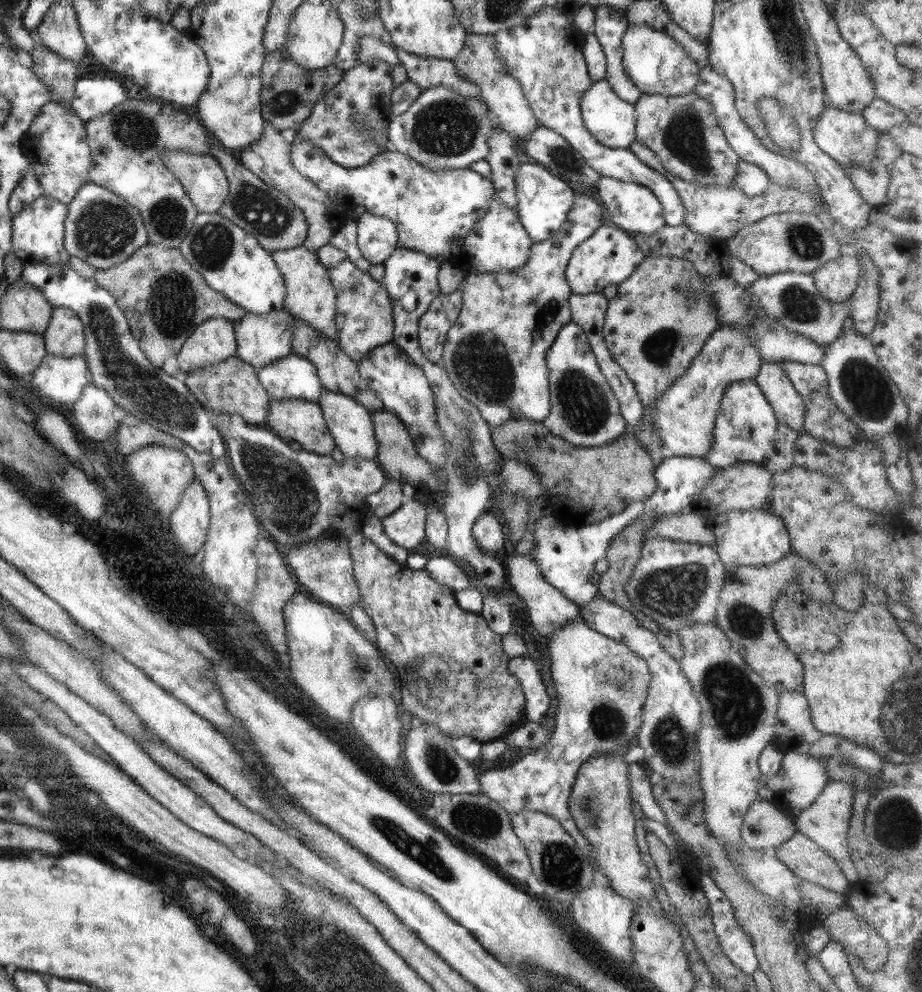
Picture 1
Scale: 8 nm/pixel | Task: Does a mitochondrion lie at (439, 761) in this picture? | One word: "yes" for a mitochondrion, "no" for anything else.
yes

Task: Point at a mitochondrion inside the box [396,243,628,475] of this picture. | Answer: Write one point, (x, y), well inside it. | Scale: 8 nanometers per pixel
(480, 358)

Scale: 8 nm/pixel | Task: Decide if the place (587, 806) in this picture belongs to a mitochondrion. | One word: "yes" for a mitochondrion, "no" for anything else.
yes

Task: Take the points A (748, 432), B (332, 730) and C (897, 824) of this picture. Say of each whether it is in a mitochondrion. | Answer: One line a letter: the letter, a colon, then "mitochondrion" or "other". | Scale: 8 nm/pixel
A: mitochondrion
B: other
C: mitochondrion

